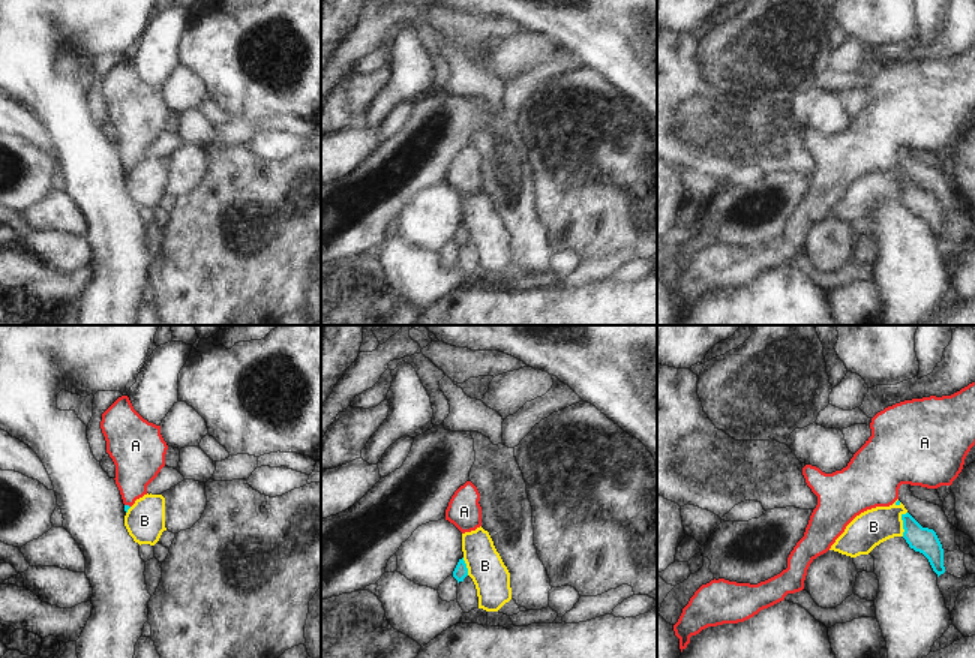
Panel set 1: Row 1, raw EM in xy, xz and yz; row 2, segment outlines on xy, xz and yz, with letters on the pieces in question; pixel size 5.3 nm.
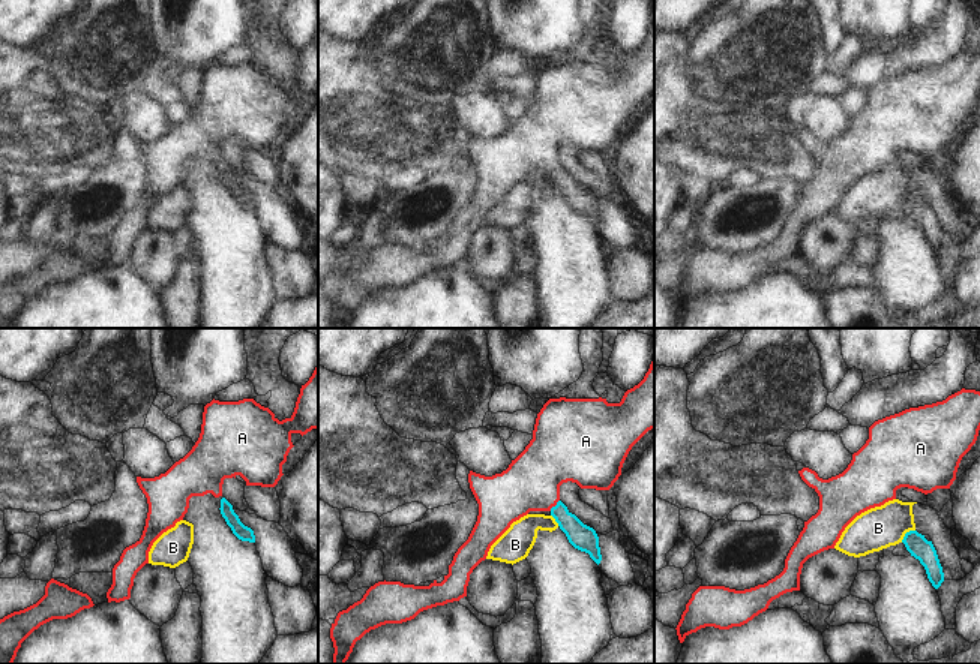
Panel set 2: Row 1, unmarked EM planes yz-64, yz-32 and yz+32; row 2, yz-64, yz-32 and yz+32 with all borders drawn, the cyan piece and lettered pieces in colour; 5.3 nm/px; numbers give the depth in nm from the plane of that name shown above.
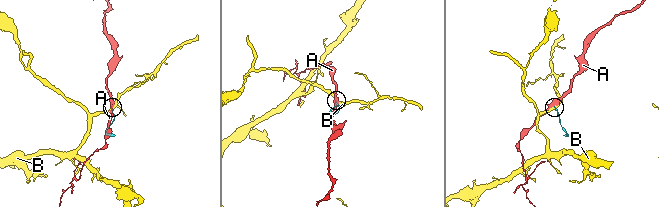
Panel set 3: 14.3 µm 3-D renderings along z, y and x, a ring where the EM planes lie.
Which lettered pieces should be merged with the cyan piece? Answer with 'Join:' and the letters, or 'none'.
Join: A

